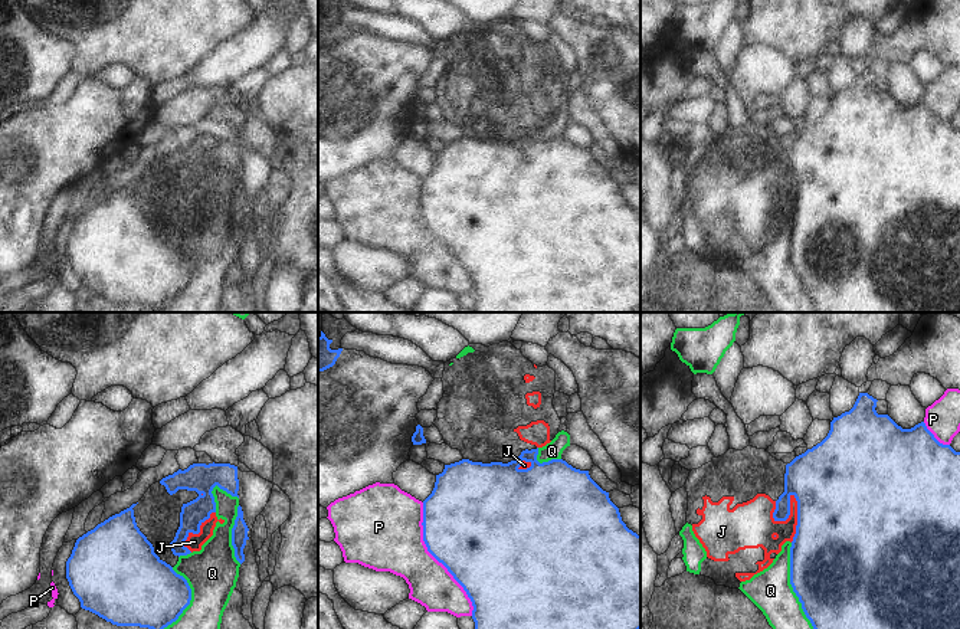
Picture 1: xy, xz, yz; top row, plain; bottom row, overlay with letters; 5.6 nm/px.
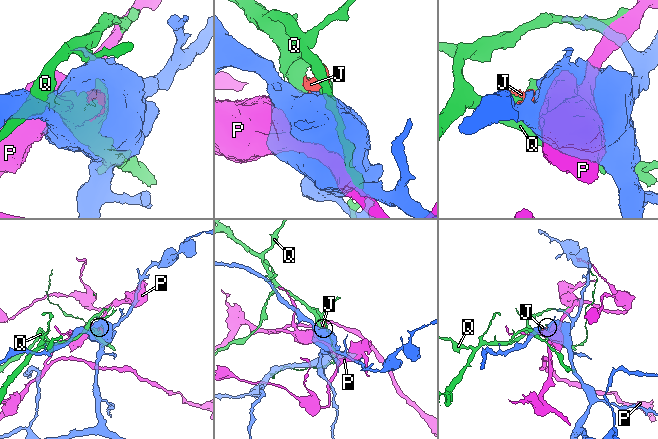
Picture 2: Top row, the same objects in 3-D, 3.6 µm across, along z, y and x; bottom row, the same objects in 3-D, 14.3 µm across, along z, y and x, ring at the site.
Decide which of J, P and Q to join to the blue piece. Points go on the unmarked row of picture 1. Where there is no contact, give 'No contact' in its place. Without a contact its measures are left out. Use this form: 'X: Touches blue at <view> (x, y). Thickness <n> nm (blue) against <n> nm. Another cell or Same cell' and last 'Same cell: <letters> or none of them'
J: Touches blue at yz (798, 196). Thickness 500 nm (blue) against 240 nm. Another cell
P: Touches blue at xz (436, 236). Thickness 500 nm (blue) against 320 nm. Another cell
Q: Touches blue at yz (793, 267). Thickness 500 nm (blue) against 240 nm. Another cell
Same cell: none of them.

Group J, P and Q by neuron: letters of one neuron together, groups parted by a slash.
J Q / P

